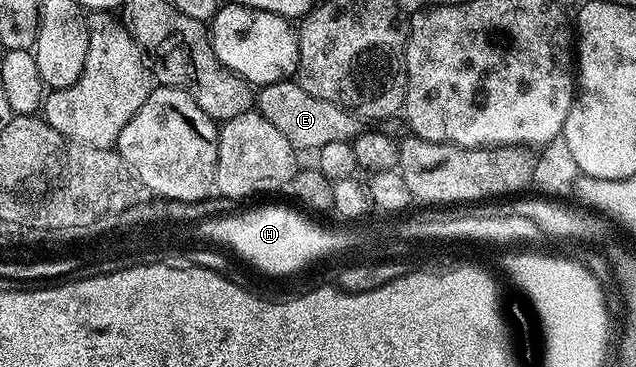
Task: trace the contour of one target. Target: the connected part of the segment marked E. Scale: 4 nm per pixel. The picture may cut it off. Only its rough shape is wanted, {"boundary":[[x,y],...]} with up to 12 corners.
{"boundary":[[297,81],[267,83],[256,110],[299,152],[360,134],[357,115]]}

